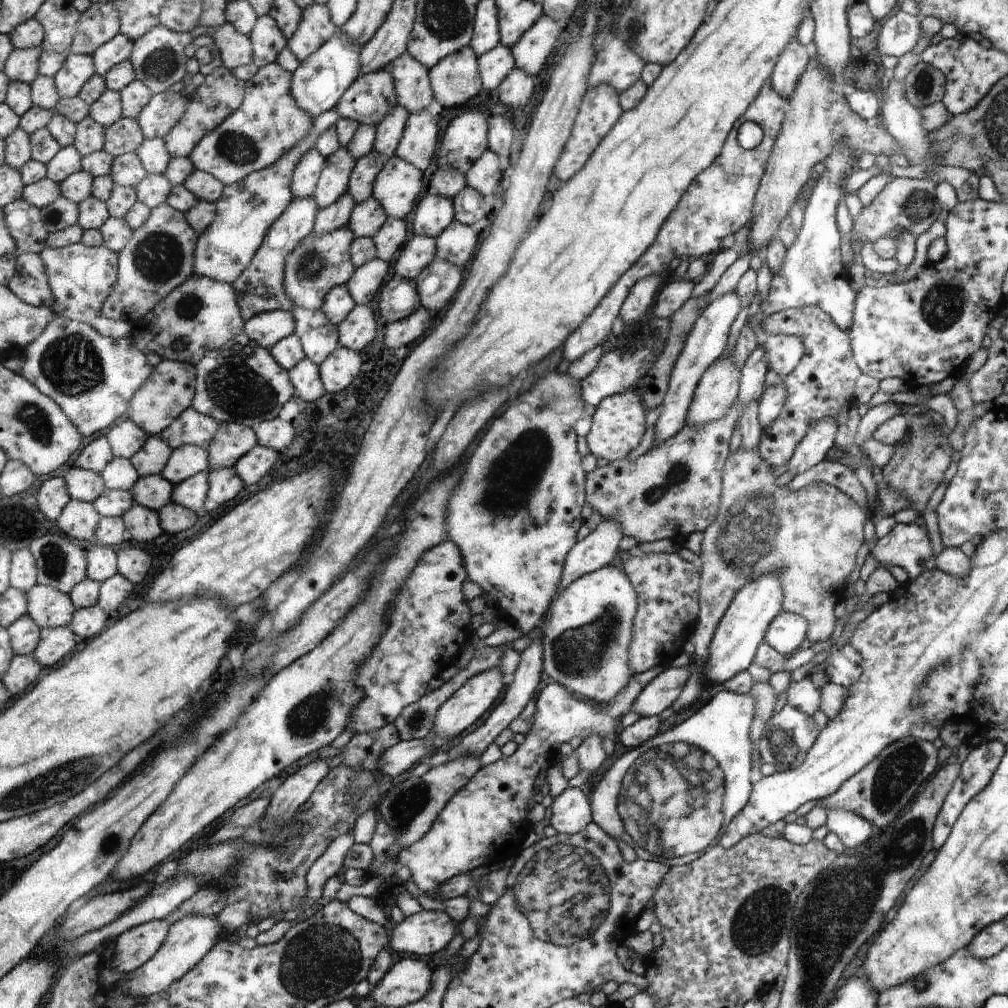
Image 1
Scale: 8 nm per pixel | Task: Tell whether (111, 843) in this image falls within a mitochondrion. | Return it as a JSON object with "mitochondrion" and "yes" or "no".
{"mitochondrion":"no"}

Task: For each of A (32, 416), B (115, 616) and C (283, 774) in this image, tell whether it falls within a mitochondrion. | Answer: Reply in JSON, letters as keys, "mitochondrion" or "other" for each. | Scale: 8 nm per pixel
{"A":"mitochondrion","B":"other","C":"other"}

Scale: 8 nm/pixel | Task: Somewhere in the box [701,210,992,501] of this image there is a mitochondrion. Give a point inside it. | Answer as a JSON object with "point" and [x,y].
{"point":[943,305]}

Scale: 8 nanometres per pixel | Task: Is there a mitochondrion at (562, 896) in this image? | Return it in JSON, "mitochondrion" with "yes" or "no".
{"mitochondrion":"yes"}

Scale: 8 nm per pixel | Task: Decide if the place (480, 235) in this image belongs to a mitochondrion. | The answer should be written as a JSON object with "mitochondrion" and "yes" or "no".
{"mitochondrion":"no"}

